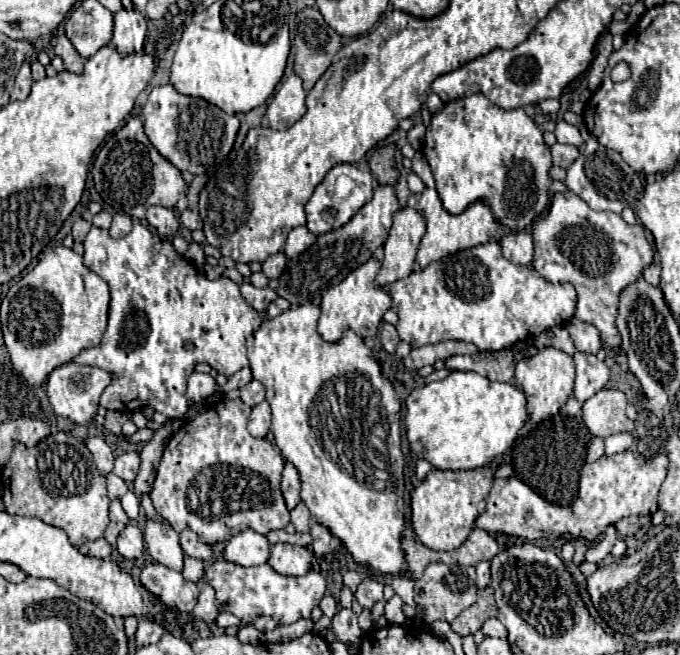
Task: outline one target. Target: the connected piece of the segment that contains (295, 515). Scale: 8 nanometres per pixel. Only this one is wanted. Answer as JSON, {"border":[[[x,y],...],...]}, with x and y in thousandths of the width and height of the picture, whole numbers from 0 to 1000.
{"border":[[[444,766],[426,782],[426,797],[432,800],[435,812],[453,812],[456,809],[456,782]]]}

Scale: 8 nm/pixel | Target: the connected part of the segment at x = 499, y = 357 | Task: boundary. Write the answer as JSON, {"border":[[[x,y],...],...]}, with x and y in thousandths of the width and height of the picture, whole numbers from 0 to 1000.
{"border":[[[753,534],[735,537],[703,537],[697,544],[665,544],[656,550],[656,562],[662,565],[694,565],[718,580],[753,583],[756,577],[756,544]]]}

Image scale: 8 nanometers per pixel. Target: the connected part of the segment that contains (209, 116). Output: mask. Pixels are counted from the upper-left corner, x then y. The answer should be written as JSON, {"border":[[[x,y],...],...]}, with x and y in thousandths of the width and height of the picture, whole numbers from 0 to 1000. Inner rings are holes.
{"border":[[[250,128],[224,134],[209,165],[209,183],[224,223],[262,260],[276,260],[279,266],[303,266],[306,260],[318,256],[341,229],[353,195],[353,186],[344,177],[326,171],[321,162],[297,150],[262,144]]]}

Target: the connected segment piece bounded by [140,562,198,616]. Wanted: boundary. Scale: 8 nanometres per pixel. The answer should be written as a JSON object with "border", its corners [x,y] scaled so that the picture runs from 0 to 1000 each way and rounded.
{"border":[[[232,858],[218,861],[206,876],[206,892],[229,910],[244,928],[262,937],[279,937],[291,916],[291,895],[268,882],[265,873],[250,870]]]}

